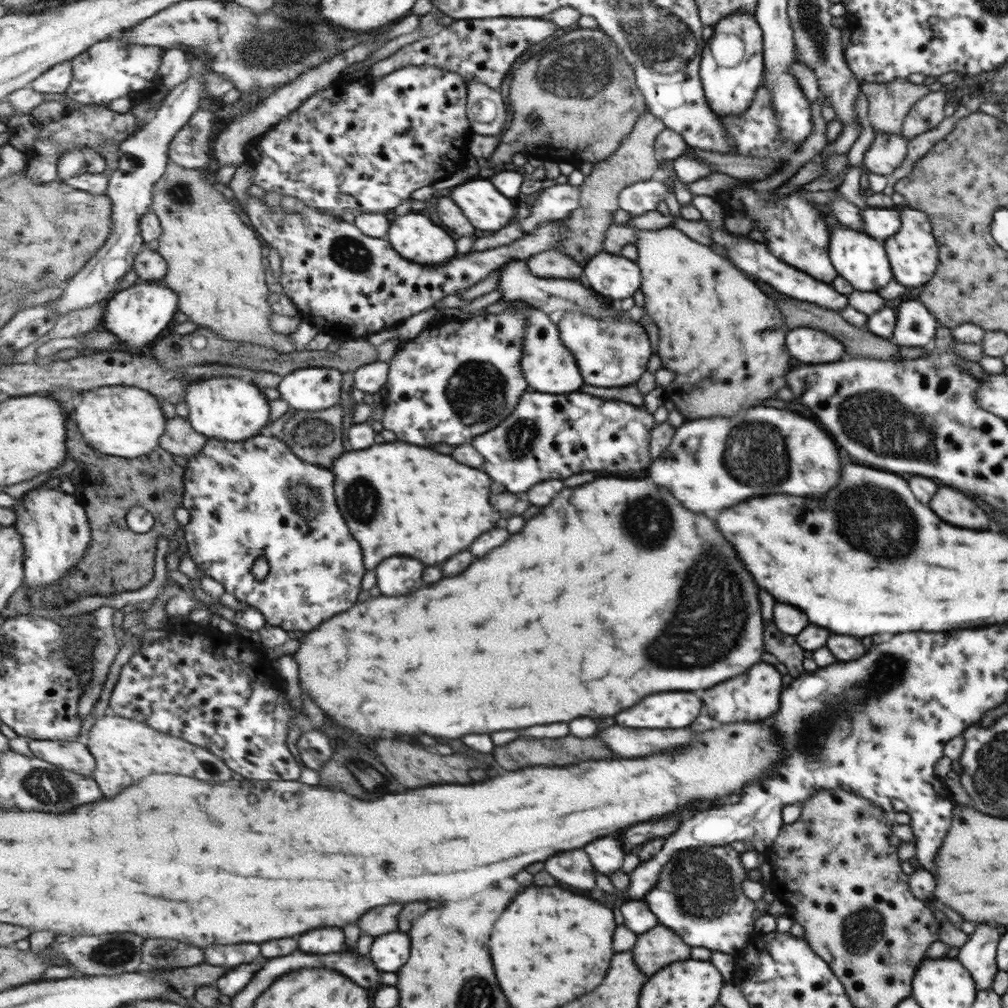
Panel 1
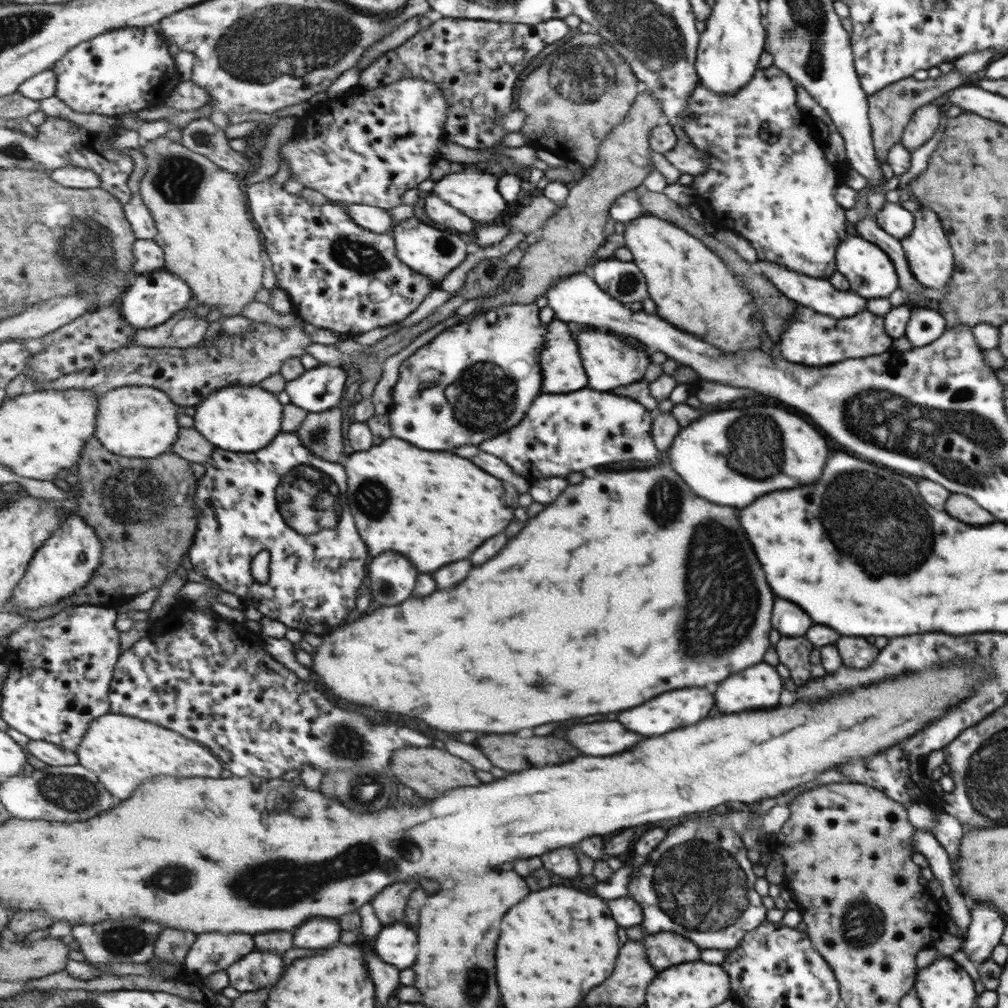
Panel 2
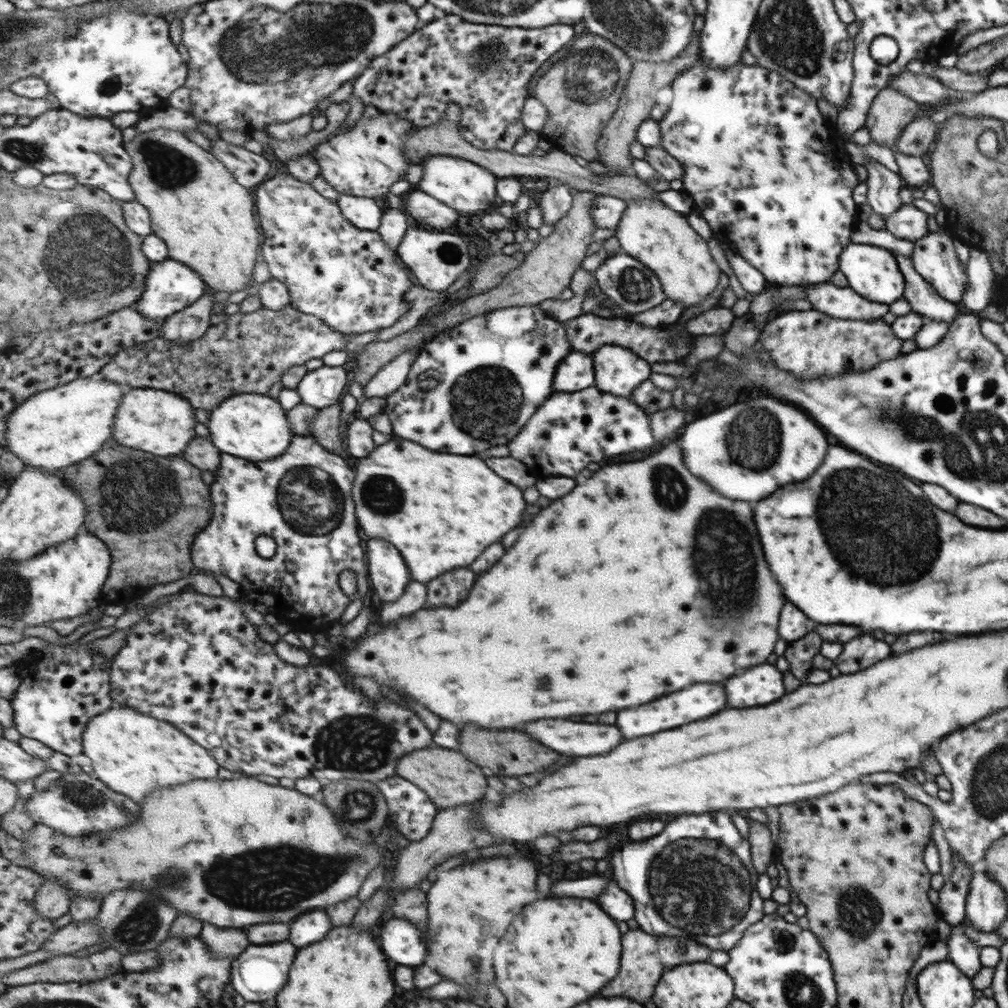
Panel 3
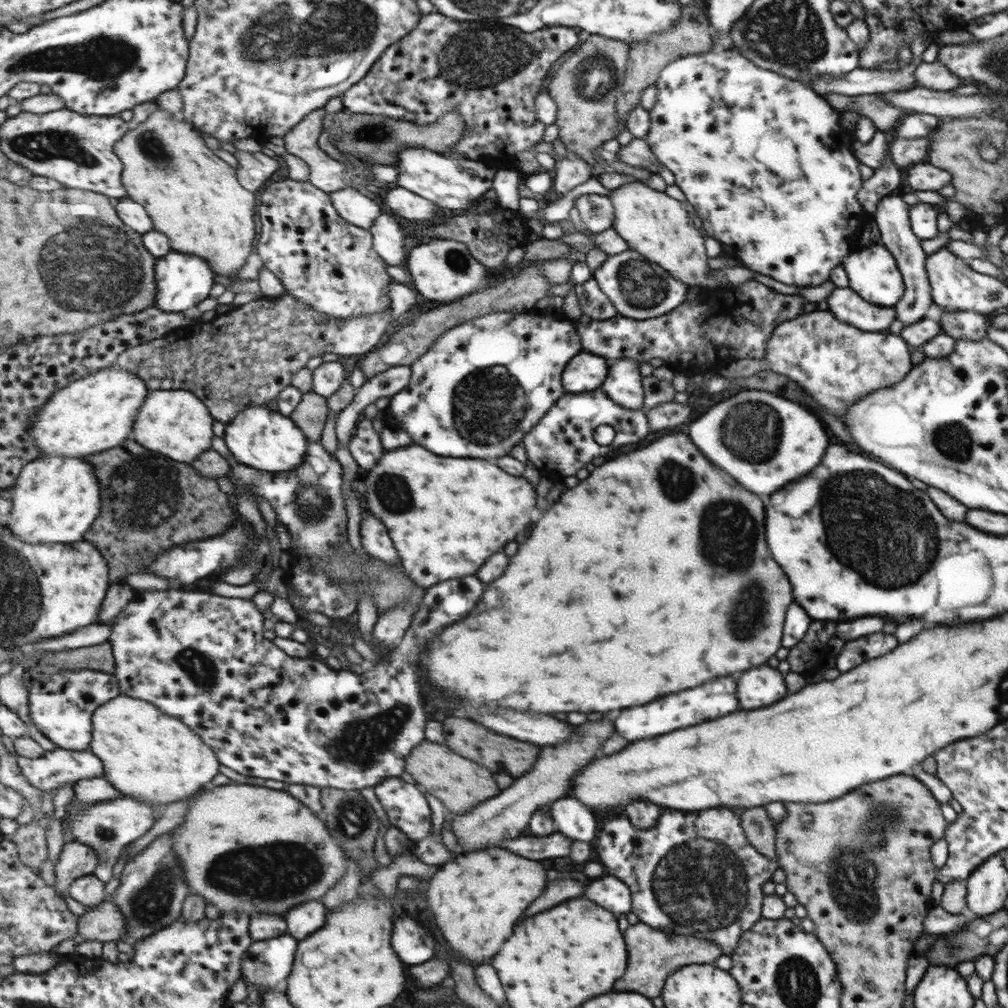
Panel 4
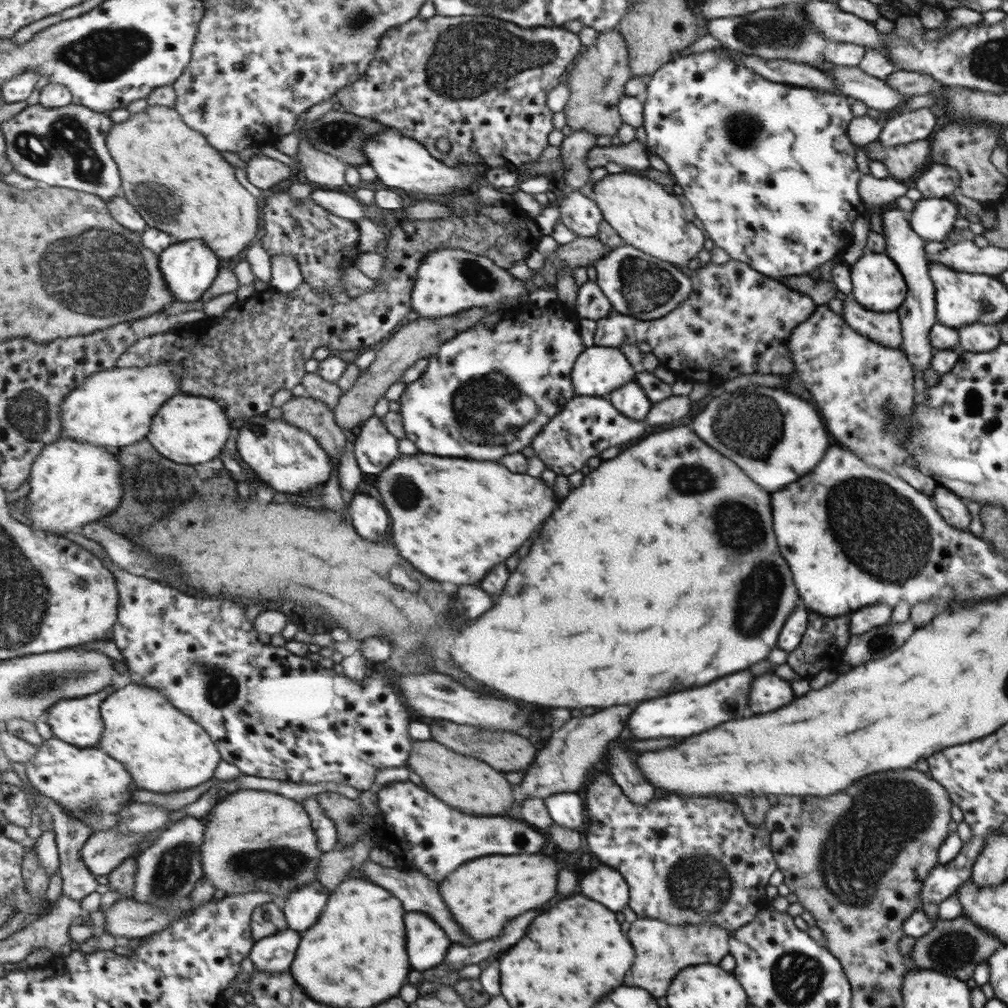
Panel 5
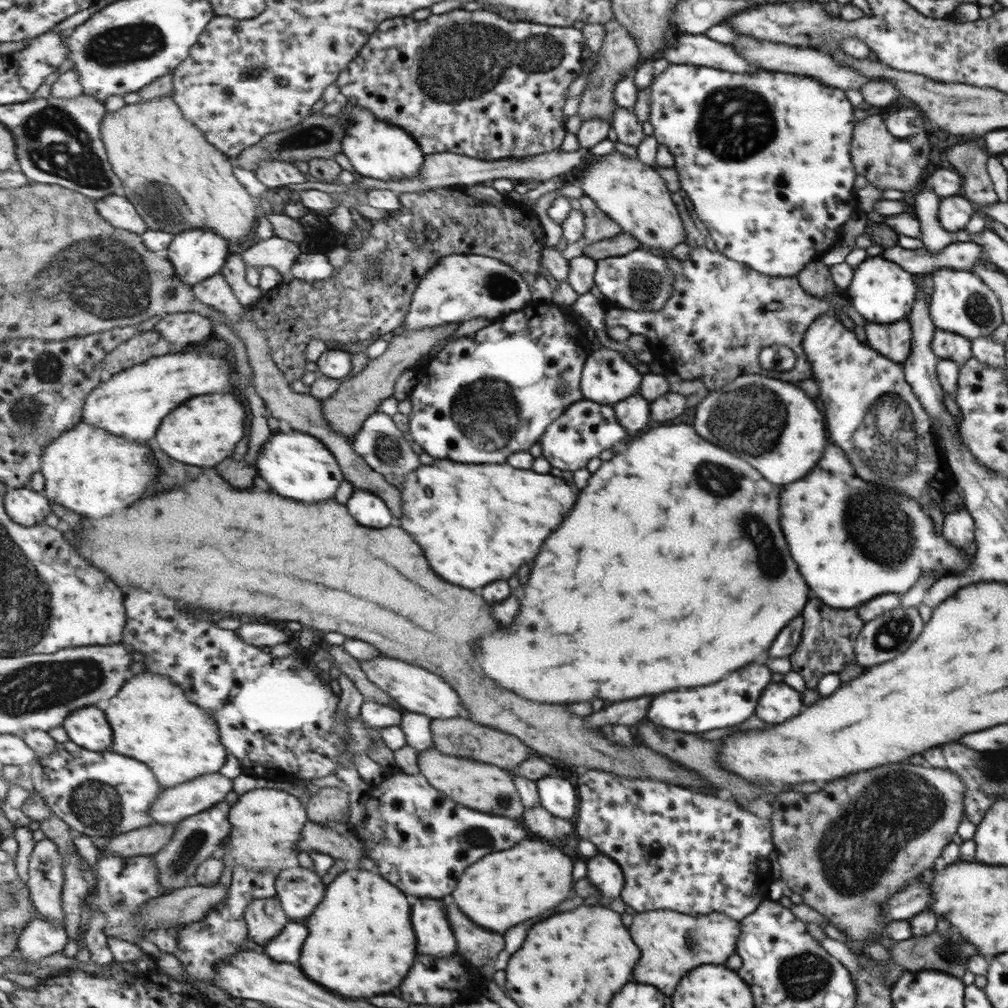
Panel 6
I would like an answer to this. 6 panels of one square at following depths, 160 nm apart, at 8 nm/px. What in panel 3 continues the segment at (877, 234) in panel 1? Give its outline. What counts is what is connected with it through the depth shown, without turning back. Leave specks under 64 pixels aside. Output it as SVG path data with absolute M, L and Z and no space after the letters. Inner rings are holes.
M904 204L889 214L884 229L895 238L915 242L927 235L927 215L913 205Z

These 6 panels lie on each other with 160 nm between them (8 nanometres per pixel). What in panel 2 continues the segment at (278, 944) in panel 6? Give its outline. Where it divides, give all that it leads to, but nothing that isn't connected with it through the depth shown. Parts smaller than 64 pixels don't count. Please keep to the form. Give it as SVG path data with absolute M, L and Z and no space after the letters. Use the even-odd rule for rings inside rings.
M255 949L226 970L229 986L239 993L255 992L262 988L273 988L283 972L285 960L281 954L271 954L269 950Z

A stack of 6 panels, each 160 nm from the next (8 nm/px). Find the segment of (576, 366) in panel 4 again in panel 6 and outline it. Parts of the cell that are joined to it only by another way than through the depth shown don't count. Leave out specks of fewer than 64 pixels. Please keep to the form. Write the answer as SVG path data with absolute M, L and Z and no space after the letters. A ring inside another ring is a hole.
M601 346L591 350L582 374L584 398L613 405L640 390L643 374L623 358L621 352Z

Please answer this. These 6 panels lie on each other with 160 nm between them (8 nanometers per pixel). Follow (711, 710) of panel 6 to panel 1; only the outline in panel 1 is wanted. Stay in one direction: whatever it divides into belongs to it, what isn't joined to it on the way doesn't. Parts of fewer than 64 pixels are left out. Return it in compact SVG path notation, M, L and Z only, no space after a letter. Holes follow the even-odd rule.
M657 692L613 720L627 728L685 728L697 718L699 708L701 700L691 692Z

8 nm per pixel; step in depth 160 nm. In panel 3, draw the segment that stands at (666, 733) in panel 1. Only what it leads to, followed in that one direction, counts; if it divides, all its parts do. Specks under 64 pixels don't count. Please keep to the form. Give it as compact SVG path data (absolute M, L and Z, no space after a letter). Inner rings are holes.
M537 720L523 724L523 732L543 742L545 746L569 754L569 756L591 756L603 754L621 742L621 734L615 726L587 724L571 720Z

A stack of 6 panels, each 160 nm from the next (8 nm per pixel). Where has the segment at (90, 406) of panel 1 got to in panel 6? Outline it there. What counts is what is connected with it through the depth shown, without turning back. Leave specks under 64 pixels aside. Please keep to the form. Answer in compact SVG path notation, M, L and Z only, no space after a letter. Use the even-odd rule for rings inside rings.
M225 392L195 396L173 410L173 416L161 424L157 442L171 458L185 464L214 468L233 456L237 444L243 440L247 426L247 409L237 393Z

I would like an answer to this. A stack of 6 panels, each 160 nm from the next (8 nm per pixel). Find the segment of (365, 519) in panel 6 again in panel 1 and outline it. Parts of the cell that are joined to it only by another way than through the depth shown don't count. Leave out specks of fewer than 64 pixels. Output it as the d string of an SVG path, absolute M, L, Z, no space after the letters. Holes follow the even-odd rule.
M393 556L377 568L379 588L385 596L401 596L425 586L423 582L425 564L407 556Z

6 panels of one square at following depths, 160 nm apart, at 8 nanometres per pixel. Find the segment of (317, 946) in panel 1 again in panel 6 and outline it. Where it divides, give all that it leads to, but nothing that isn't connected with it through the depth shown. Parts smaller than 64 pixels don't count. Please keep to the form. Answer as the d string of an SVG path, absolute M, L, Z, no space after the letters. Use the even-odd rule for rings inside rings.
M301 866L283 869L276 880L284 911L291 921L305 924L324 899L326 887L314 870Z

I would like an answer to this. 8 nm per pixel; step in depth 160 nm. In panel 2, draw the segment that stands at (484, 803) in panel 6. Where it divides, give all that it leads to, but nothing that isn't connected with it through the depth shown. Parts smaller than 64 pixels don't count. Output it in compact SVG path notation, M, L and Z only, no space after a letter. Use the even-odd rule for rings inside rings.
M439 748L397 750L393 756L391 768L405 786L417 790L417 794L423 798L437 798L437 796L443 796L447 790L453 790L459 786L481 786L481 780L477 778L475 768L467 760L463 760L455 754L449 754L445 750L439 750Z

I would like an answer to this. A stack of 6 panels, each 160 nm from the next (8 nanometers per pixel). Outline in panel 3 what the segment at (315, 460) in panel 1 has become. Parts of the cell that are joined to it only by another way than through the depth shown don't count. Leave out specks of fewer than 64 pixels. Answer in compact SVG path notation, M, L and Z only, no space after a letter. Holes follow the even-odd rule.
M341 402L321 409L314 418L310 432L326 449L344 454L341 441Z

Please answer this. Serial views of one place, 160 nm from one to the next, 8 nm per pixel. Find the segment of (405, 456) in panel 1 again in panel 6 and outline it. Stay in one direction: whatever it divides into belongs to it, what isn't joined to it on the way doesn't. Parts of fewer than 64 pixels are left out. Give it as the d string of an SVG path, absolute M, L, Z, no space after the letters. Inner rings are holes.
M434 459L433 466L425 465L418 468L415 472L406 475L405 488L401 488L403 496L403 522L398 525L405 528L409 534L415 536L415 540L425 548L425 554L429 556L429 562L433 564L433 570L441 576L445 576L449 582L459 584L463 588L483 588L487 584L493 584L495 580L509 580L513 574L519 572L519 568L527 562L533 562L537 554L541 552L545 540L563 524L565 516L569 516L571 508L577 504L577 492L573 486L569 486L563 478L551 475L551 473L540 474L535 470L519 470L509 464L457 464L453 460Z

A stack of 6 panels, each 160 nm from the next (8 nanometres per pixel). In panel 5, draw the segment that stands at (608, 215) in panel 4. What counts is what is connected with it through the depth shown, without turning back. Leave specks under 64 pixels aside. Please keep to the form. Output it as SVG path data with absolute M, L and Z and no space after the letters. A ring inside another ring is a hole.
M575 190L563 199L561 222L569 226L579 237L596 237L599 222L603 220L597 205L588 197Z

